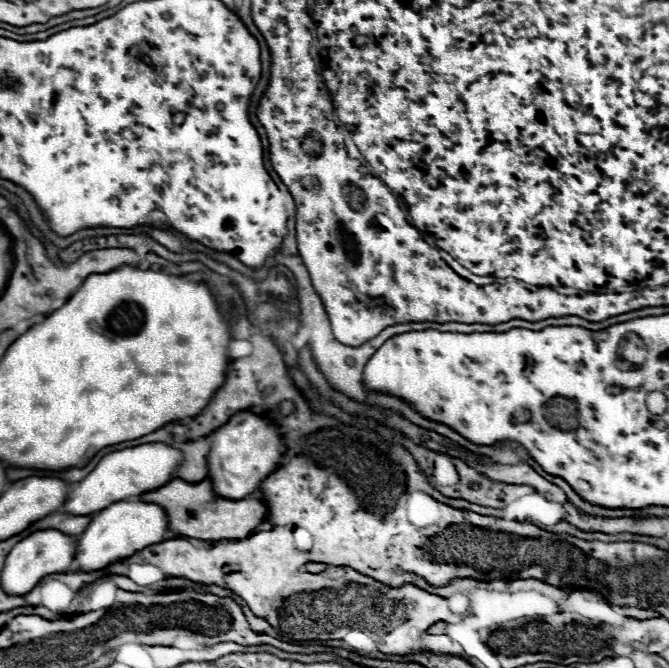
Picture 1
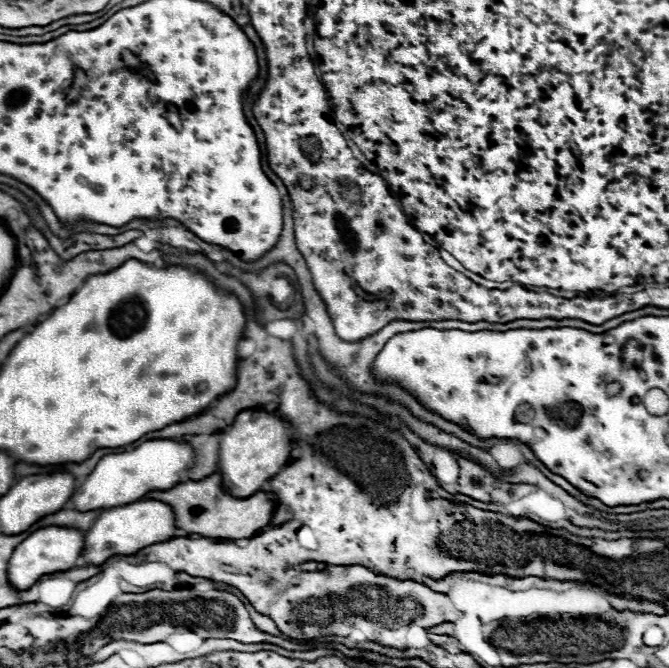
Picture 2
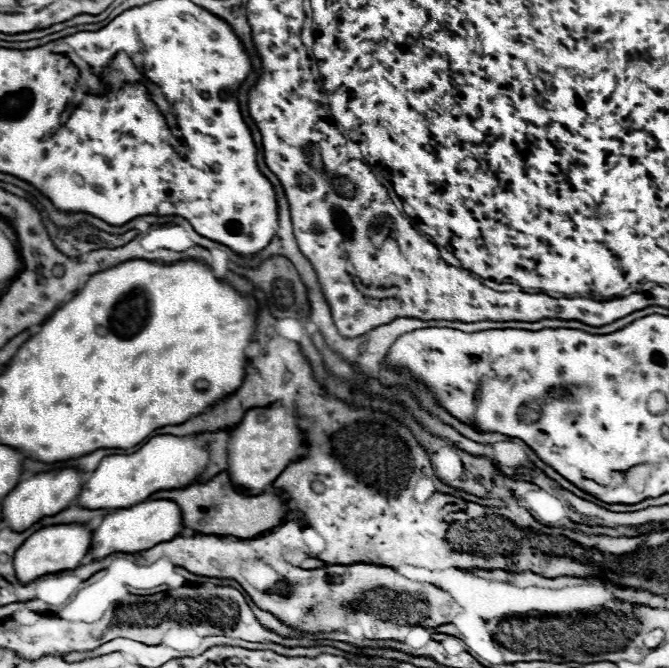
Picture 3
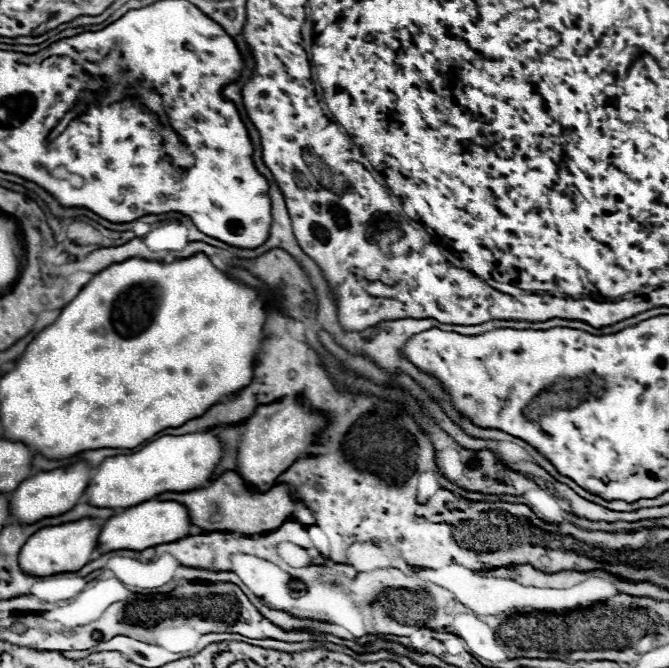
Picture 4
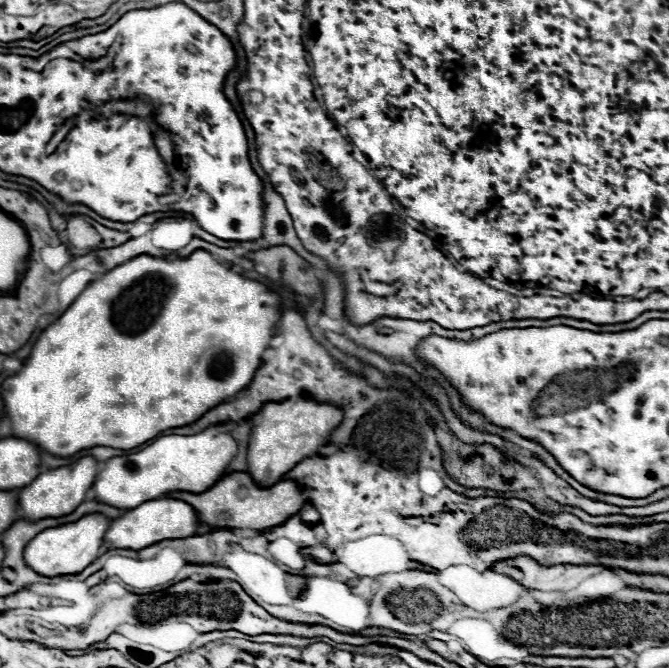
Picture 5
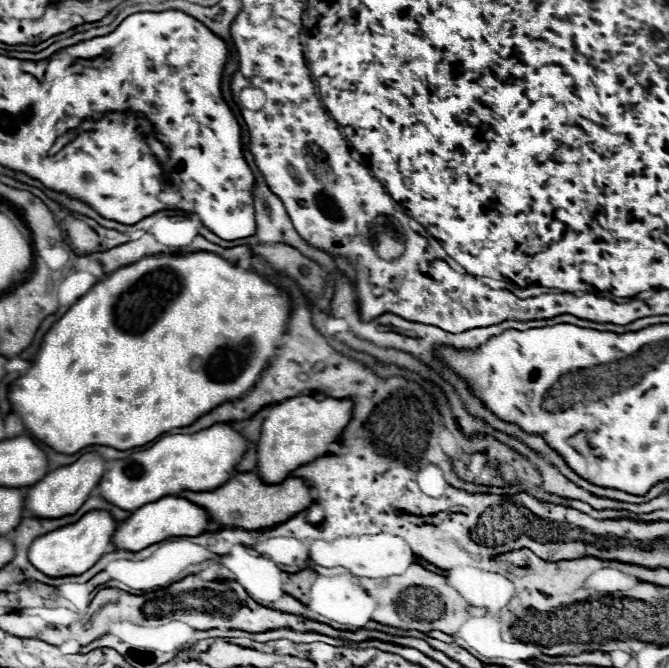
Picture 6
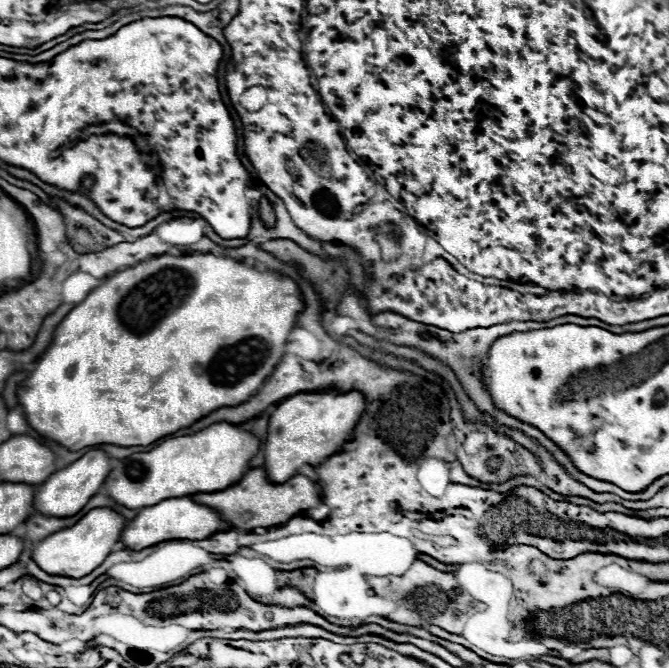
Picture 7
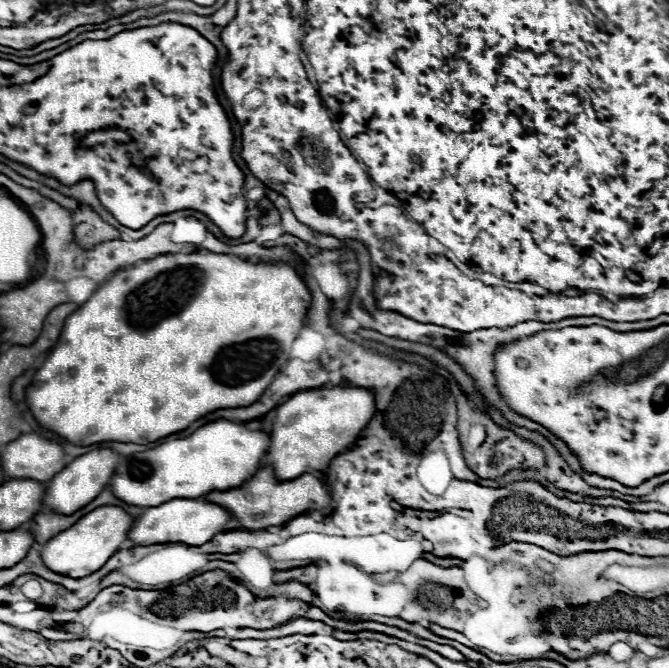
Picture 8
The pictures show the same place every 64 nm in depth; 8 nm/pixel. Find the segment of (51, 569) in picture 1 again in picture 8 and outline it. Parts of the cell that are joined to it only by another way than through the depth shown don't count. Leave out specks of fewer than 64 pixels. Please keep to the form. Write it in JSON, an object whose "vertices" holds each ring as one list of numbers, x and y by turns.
{"vertices":[[100,506,96,510,92,510,88,516,82,516,72,528,60,532,58,536,54,536,52,540,48,540,40,552,42,552,42,560,44,564,48,564,48,568,52,568,54,572,66,574,66,576,88,576,92,572,96,572,98,568,102,568,108,558,120,550,120,544,128,540,128,532,134,524,134,518,130,514,126,514,122,508,118,506]]}

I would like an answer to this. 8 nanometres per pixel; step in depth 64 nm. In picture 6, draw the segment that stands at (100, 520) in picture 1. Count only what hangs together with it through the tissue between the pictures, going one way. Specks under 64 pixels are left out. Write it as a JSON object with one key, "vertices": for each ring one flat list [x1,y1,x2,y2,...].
{"vertices":[[166,496,152,504,144,504,130,518,122,520,112,536,112,542,122,550,138,552,138,550,144,550,144,548,148,548,156,542,162,542,166,538,172,538,172,536,200,536,200,534,208,532,210,524,212,524,212,518,208,516,208,512,204,508,192,504,186,498]]}

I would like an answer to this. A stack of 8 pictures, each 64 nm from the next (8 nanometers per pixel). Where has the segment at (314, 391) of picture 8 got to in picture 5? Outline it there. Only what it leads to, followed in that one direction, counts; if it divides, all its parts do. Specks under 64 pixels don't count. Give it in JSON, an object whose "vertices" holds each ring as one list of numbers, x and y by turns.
{"vertices":[[288,398,284,402,268,402,262,406,260,418,252,428,252,438,248,444,248,474,262,486,274,486,282,480,286,472,290,472,304,458,312,458,318,454,322,446,326,446,330,434,342,424,344,412,342,408,316,402,310,398]]}

